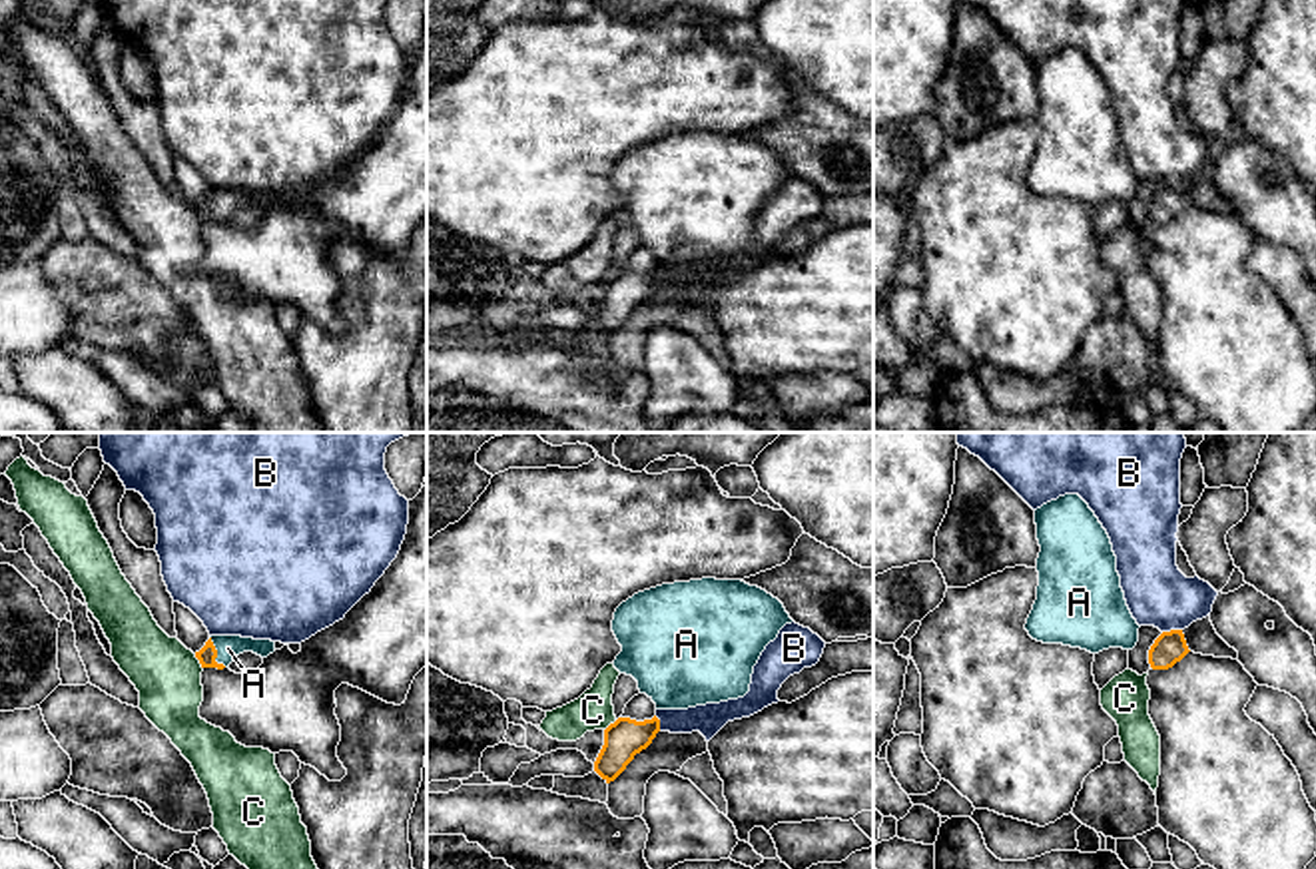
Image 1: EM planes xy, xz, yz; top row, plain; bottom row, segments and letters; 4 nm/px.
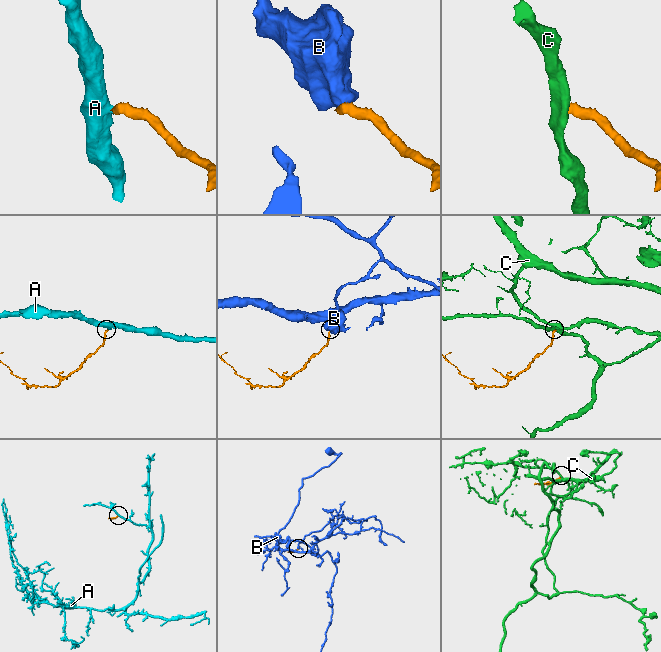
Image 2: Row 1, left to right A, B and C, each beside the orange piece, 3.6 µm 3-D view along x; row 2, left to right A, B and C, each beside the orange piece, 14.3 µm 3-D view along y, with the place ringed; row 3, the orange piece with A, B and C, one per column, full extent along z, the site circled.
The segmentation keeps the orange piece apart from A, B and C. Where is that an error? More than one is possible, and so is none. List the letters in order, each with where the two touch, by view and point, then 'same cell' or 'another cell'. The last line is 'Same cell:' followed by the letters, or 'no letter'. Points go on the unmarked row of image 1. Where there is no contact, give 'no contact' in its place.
A: contact xy (216, 208); same cell
B: contact yz (1171, 184); another cell
C: contact xy (200, 216); another cell
Same cell: A

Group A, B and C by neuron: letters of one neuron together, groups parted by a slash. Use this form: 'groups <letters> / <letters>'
groups A / B / C

